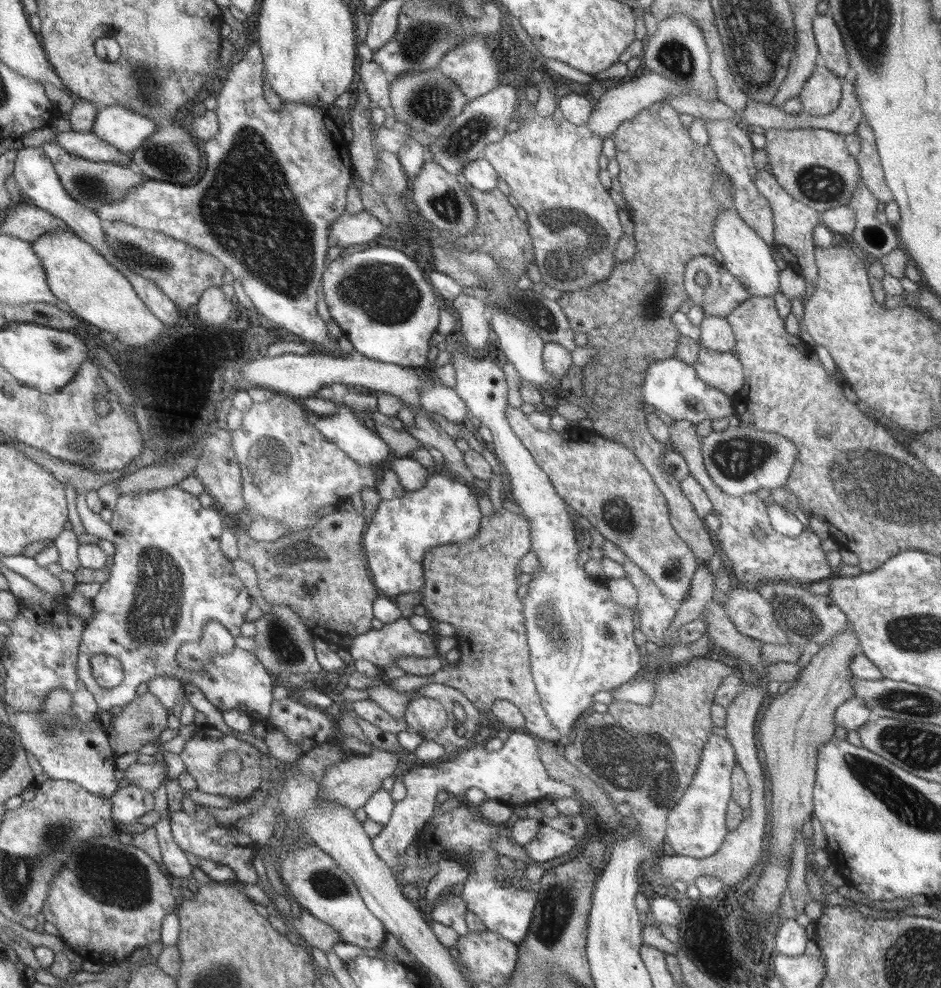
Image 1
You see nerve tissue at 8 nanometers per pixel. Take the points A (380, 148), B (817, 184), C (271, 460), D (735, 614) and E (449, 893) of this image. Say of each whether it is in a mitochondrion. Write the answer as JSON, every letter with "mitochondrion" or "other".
{"A":"other","B":"mitochondrion","C":"mitochondrion","D":"other","E":"other"}

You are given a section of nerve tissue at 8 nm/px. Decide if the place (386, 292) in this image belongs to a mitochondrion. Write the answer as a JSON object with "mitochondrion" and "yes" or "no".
{"mitochondrion":"yes"}

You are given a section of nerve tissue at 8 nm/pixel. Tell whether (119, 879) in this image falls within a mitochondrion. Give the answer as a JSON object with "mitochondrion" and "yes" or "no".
{"mitochondrion":"yes"}

